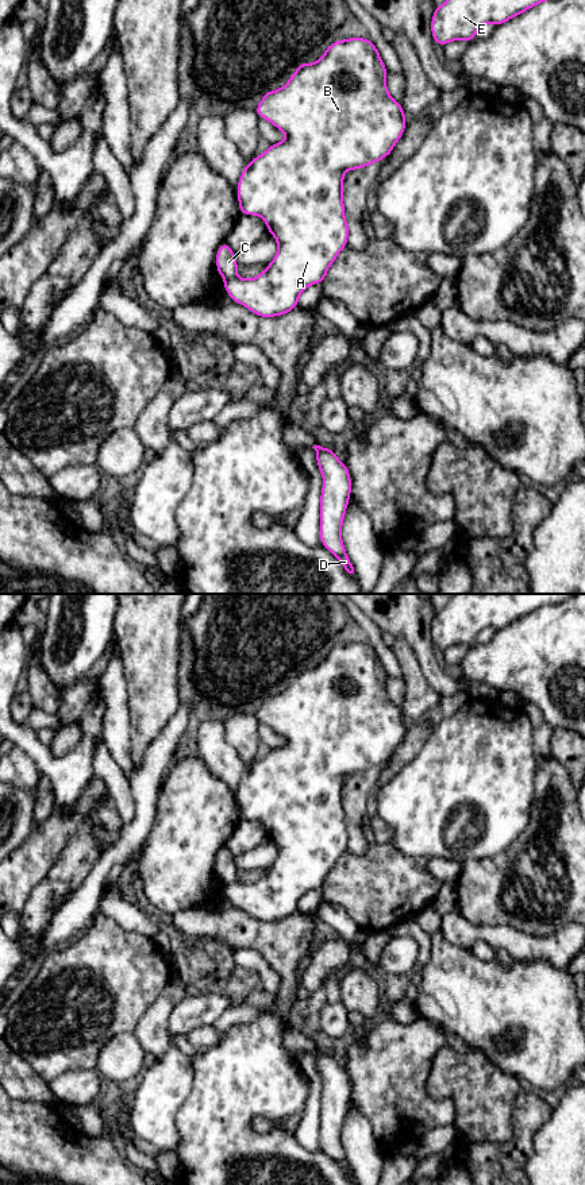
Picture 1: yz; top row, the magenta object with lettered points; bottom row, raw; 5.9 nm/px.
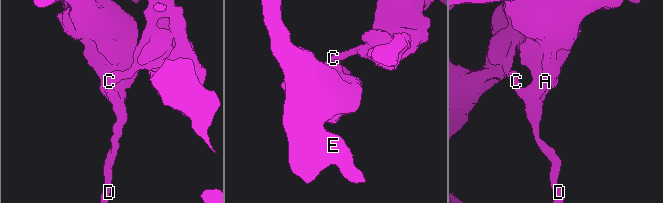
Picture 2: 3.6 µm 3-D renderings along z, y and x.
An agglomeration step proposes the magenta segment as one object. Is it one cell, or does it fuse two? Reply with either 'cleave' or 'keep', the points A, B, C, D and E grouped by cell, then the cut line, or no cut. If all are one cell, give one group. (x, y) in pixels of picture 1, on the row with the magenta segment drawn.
cleave; A B D E / C; cut in yz along (235, 276), (224, 281)

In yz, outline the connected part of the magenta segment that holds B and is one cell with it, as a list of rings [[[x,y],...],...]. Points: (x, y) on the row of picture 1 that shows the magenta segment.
[[[349,38],[332,42],[315,63],[303,62],[280,89],[265,92],[255,108],[258,117],[281,130],[286,139],[269,148],[245,166],[236,194],[240,215],[265,220],[268,232],[277,242],[277,254],[268,267],[253,279],[234,277],[224,281],[224,290],[259,317],[286,314],[297,308],[300,294],[311,285],[322,283],[338,254],[347,247],[349,224],[345,217],[343,180],[346,170],[363,169],[389,157],[400,140],[407,119],[403,105],[393,100],[386,86],[381,55],[367,38]]]

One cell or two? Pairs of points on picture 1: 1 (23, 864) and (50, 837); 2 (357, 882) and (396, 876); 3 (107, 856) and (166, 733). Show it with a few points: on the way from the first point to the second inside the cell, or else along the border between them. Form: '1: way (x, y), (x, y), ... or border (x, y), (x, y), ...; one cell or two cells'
1: way (30, 857), (43, 844); one cell
2: way (366, 882), (387, 882); one cell
3: way (138, 829), (145, 817), (145, 782), (153, 765); one cell

